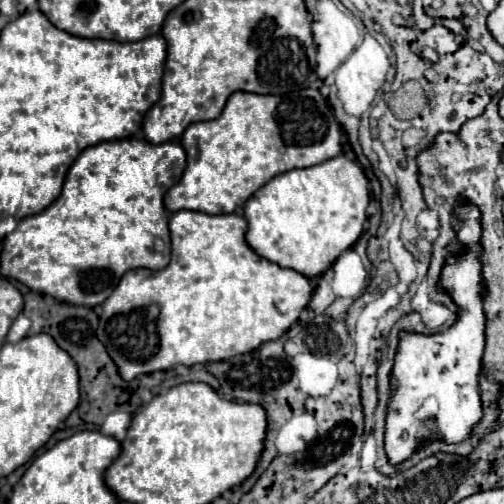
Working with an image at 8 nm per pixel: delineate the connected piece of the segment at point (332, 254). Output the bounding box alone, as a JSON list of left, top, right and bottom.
[243,156,369,278]

